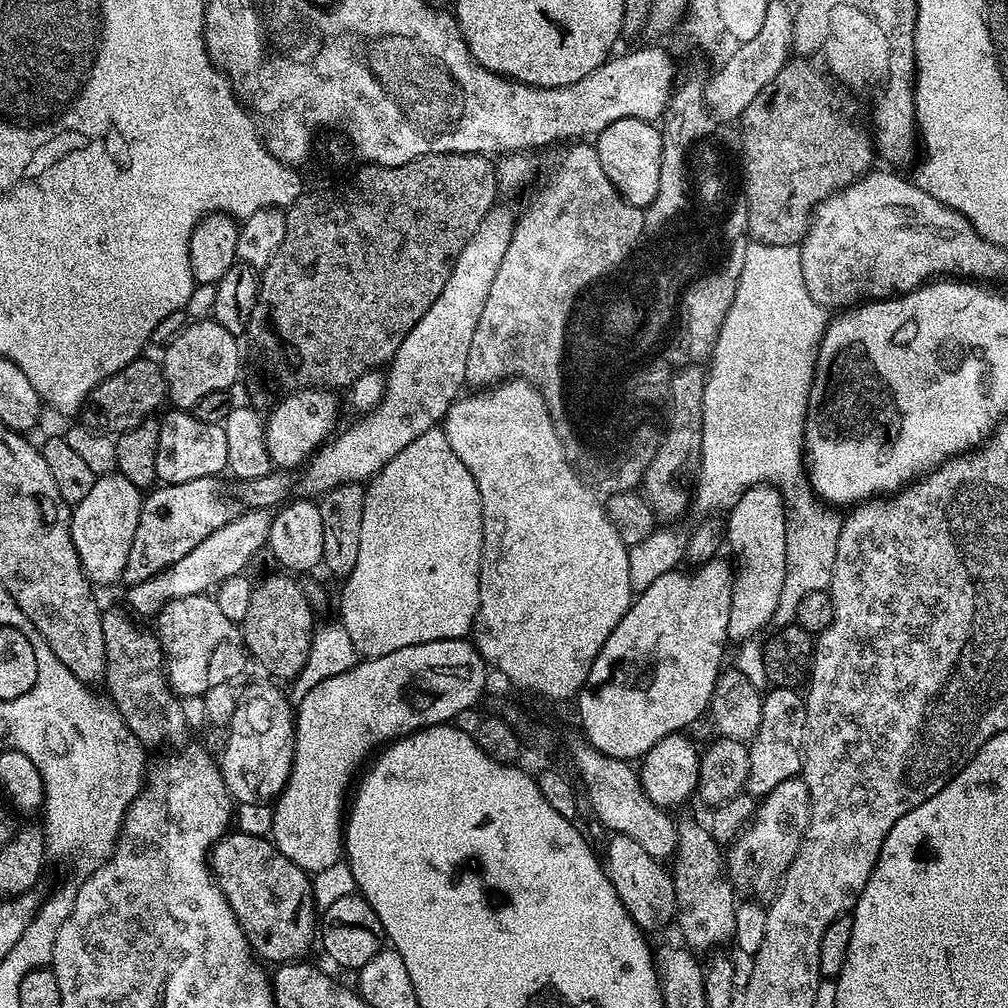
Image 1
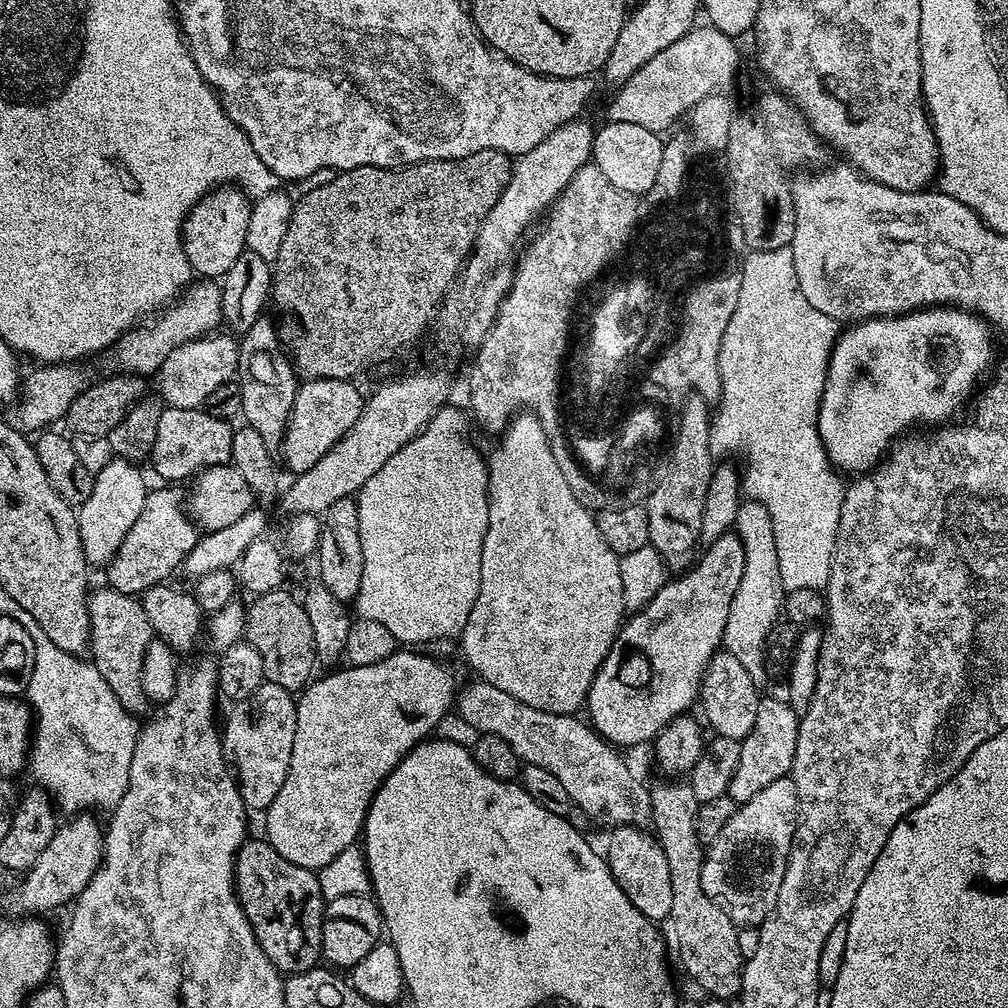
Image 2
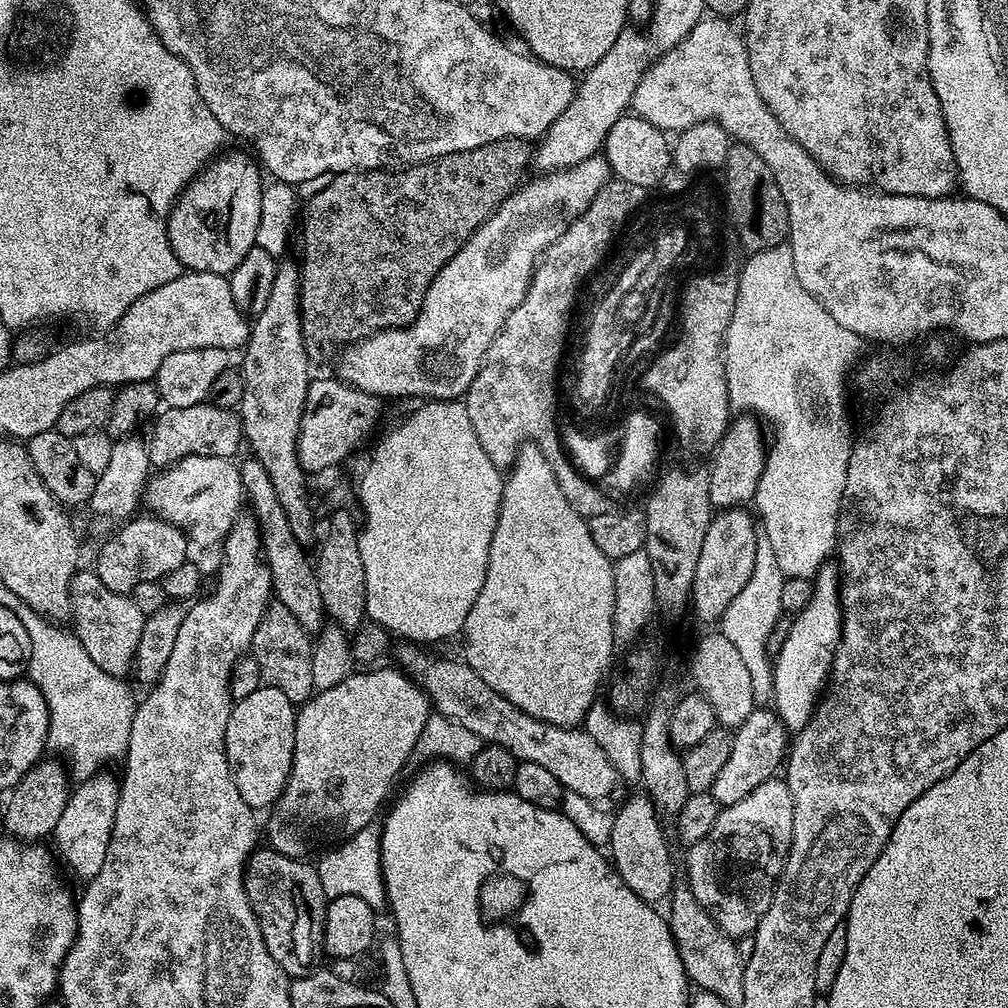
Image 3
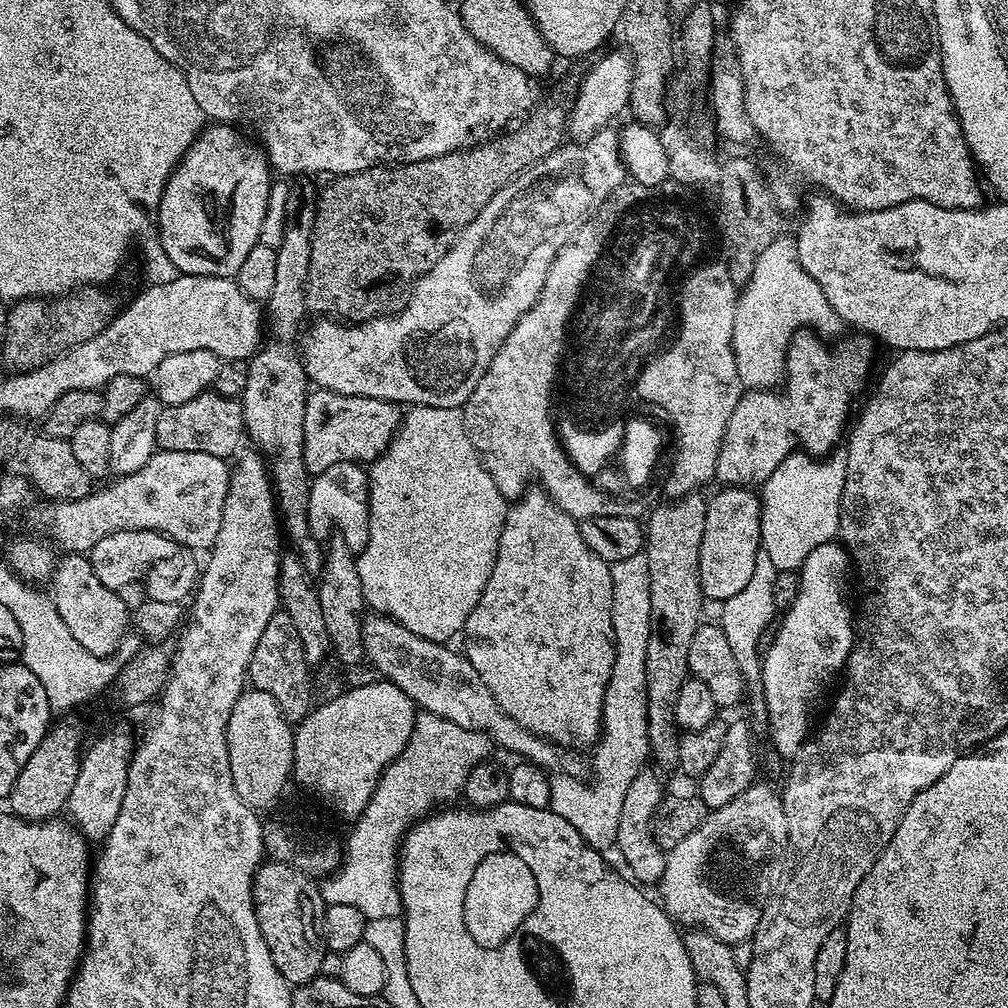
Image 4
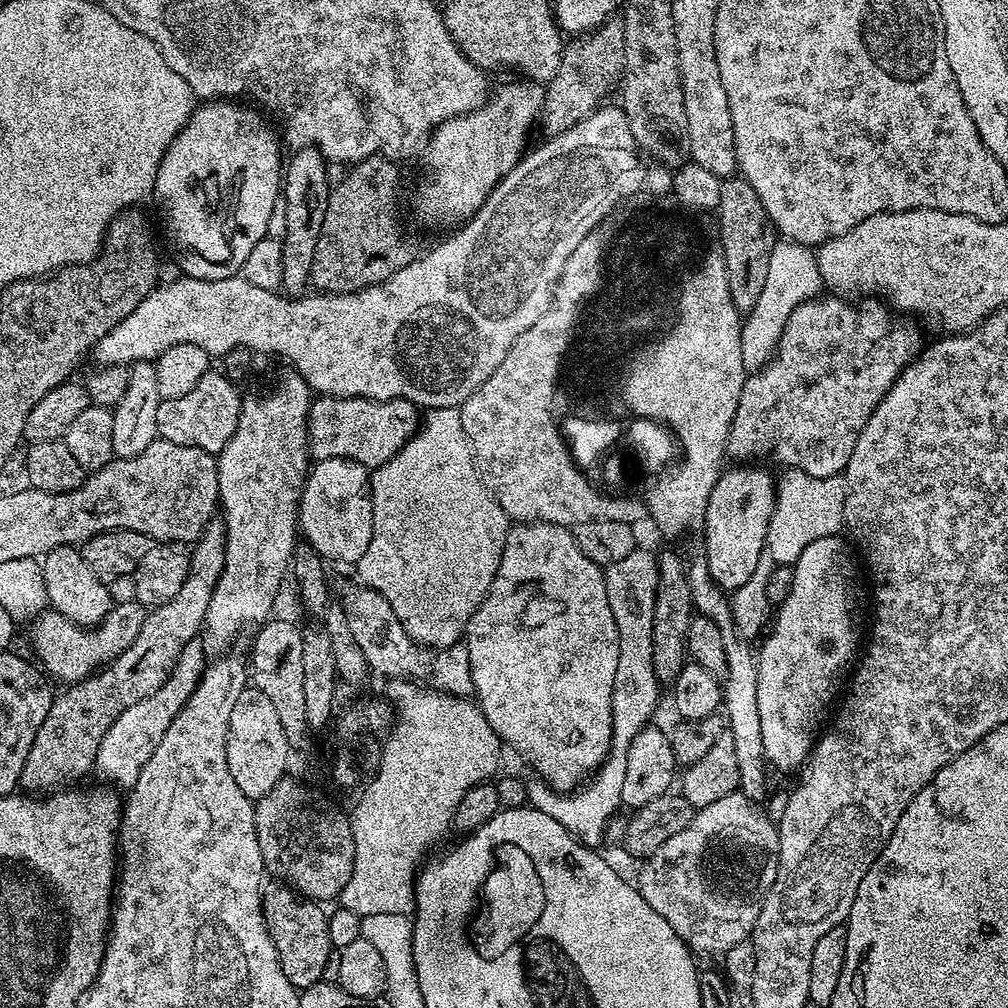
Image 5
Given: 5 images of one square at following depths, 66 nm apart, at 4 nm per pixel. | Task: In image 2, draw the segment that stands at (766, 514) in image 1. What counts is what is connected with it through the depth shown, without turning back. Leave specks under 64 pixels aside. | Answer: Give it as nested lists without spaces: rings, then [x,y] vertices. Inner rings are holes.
[[[745,499],[741,503],[734,531],[740,537],[744,549],[746,550],[746,571],[742,574],[742,583],[738,586],[738,591],[734,593],[734,602],[730,602],[730,615],[726,617],[726,630],[722,641],[723,651],[734,654],[742,666],[746,666],[746,674],[754,678],[757,686],[764,686],[770,680],[767,670],[764,668],[764,643],[766,634],[776,621],[782,616],[782,601],[786,595],[782,582],[780,581],[780,541],[774,538],[774,522],[770,518],[768,508],[764,504],[759,504],[757,500]]]

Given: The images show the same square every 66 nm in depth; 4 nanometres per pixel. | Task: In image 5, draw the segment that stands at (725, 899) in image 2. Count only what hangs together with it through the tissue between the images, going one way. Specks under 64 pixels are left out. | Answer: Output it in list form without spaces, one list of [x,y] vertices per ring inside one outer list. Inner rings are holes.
[[[739,790],[726,794],[726,798],[718,798],[718,802],[710,802],[710,806],[695,809],[690,826],[686,826],[686,830],[674,834],[674,838],[670,838],[661,848],[656,849],[651,856],[643,861],[644,869],[640,872],[640,880],[638,879],[642,898],[646,898],[650,910],[662,914],[662,918],[666,918],[666,922],[670,922],[674,934],[678,934],[678,938],[682,938],[693,953],[716,952],[716,954],[723,954],[726,950],[730,950],[730,946],[738,946],[738,942],[749,939],[752,927],[758,922],[758,914],[764,901],[764,895],[768,893],[768,887],[772,885],[776,877],[776,866],[780,859],[780,830],[773,821],[771,824],[766,817],[759,816],[756,813],[756,808],[757,805],[746,799]]]

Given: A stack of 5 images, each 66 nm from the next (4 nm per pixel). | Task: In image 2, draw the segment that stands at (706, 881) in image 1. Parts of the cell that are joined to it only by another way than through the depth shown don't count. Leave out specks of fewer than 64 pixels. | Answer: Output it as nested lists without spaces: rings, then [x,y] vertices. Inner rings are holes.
[[[672,778],[661,781],[661,784],[651,785],[648,793],[652,806],[650,820],[653,825],[656,823],[654,835],[660,842],[660,849],[666,854],[666,866],[670,866],[670,886],[674,895],[668,920],[672,924],[673,934],[676,935],[680,964],[698,987],[708,991],[709,997],[731,1001],[740,995],[742,957],[738,950],[738,925],[708,895],[705,845],[698,831],[702,805],[694,798],[691,783],[677,782]]]

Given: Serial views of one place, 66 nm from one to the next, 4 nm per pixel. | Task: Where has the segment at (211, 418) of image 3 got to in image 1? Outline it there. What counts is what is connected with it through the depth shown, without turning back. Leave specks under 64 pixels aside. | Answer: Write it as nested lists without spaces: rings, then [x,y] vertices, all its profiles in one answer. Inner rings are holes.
[[[188,410],[165,411],[160,420],[156,478],[160,484],[194,482],[194,478],[219,477],[227,469],[226,430],[223,424],[202,422]]]

